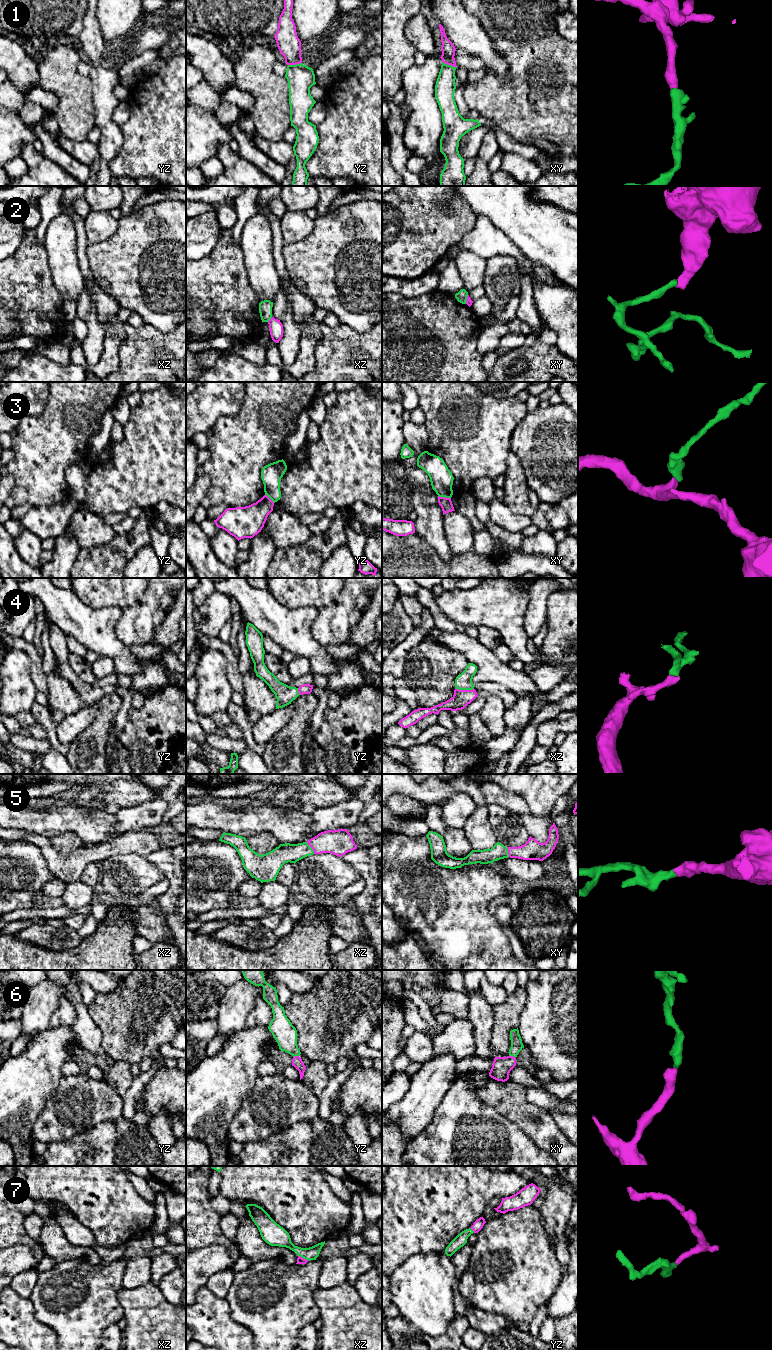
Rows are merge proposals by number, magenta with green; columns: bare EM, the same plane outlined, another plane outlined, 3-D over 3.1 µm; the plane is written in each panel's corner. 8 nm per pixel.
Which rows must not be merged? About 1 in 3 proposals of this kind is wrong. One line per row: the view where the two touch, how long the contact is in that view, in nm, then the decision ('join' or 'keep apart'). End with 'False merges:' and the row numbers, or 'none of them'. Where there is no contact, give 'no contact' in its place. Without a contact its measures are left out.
1: contact in yz; length 110 nm; join
2: contact in xz; length 60 nm; keep apart
3: contact in xy; length 110 nm; keep apart
4: contact in xz; length 140 nm; join
5: contact in xz; length 120 nm; join
6: contact in yz; length 50 nm; join
7: contact in xz; length 100 nm; join
False merges: 2, 3

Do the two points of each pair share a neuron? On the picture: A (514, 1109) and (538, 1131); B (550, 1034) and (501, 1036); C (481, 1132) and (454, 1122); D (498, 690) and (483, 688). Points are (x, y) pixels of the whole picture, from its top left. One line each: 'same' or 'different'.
A: same
B: different
C: same
D: same

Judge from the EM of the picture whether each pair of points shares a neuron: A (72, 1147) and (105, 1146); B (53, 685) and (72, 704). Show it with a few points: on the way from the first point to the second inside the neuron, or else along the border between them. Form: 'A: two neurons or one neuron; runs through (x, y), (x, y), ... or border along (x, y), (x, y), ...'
A: one neuron; runs through (80, 1147), (88, 1145), (97, 1146)
B: one neuron; runs through (58, 690), (67, 699)

